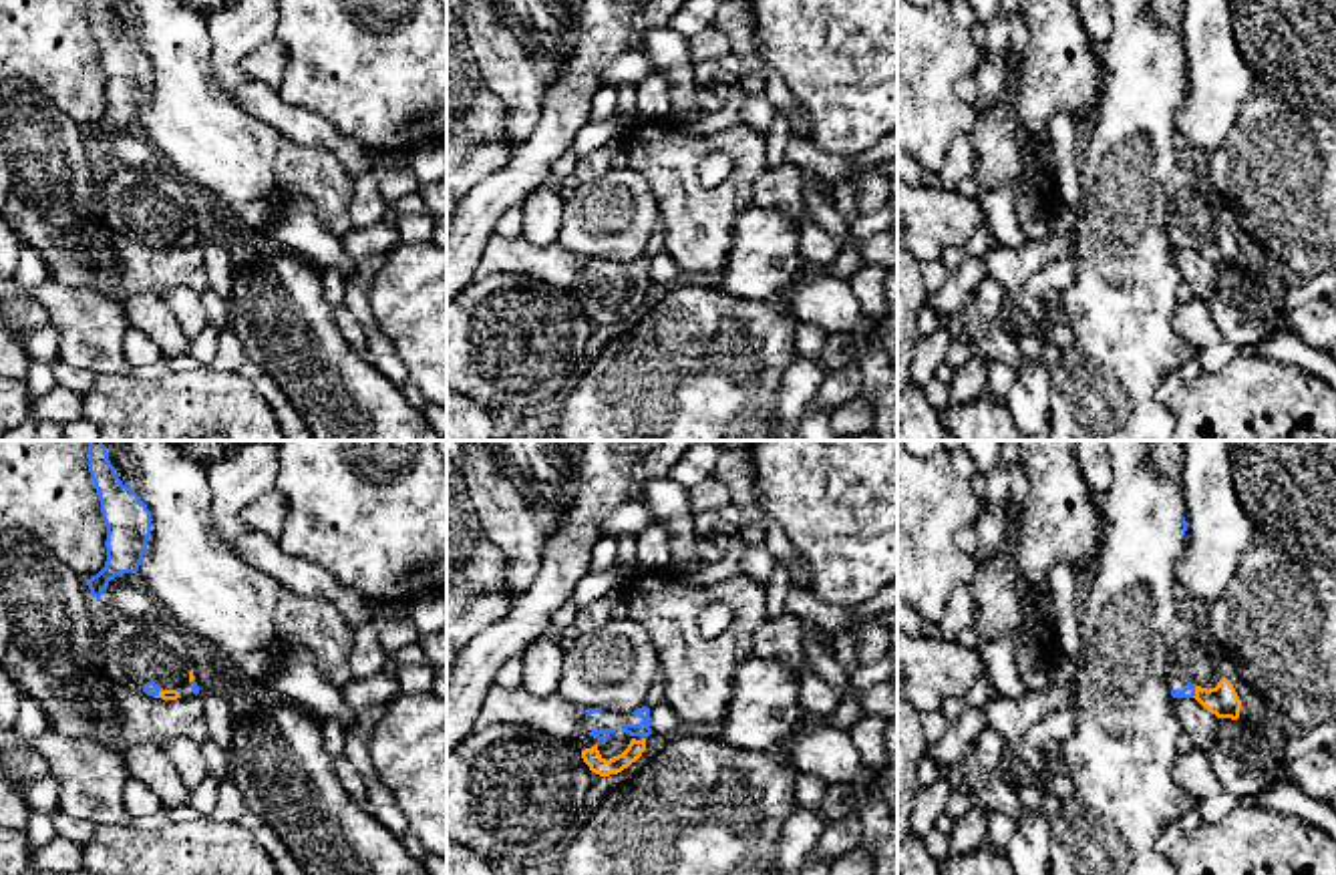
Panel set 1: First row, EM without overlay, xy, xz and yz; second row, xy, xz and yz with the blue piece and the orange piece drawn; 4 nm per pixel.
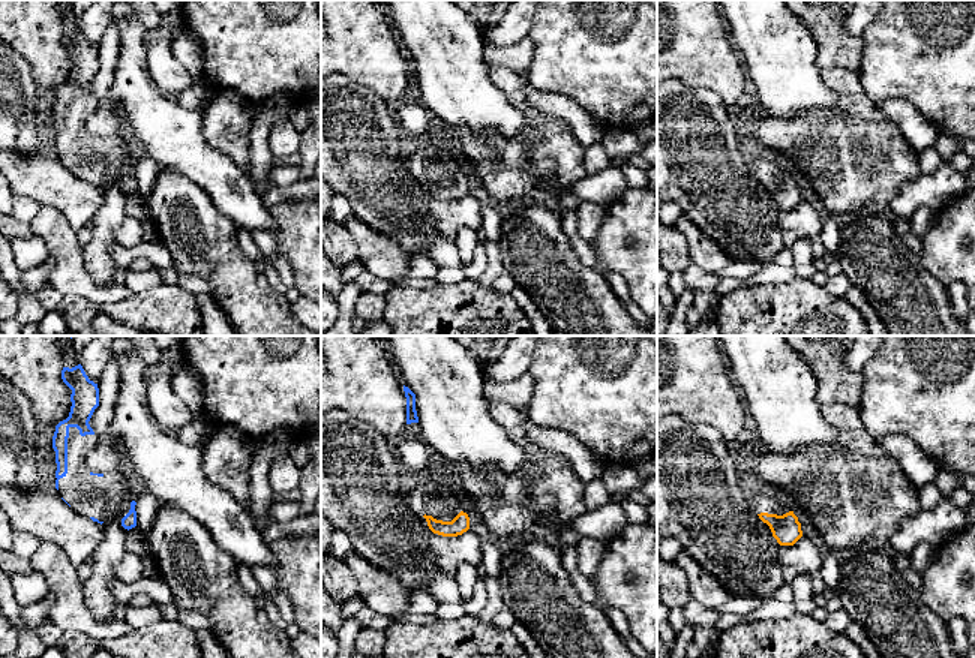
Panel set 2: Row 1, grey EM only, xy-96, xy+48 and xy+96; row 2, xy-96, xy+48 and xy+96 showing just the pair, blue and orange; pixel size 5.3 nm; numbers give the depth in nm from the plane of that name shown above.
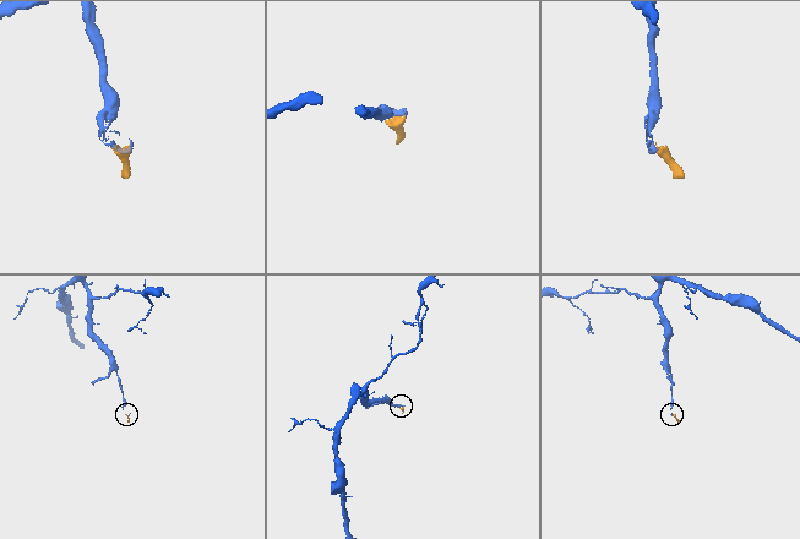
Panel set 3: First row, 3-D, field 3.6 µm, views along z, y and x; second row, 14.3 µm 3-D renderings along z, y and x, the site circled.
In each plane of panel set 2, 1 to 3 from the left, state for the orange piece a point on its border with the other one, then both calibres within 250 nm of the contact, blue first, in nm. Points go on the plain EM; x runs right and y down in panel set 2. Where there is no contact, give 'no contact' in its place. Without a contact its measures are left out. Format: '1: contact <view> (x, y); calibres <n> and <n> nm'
1: no contact
2: no contact
3: no contact

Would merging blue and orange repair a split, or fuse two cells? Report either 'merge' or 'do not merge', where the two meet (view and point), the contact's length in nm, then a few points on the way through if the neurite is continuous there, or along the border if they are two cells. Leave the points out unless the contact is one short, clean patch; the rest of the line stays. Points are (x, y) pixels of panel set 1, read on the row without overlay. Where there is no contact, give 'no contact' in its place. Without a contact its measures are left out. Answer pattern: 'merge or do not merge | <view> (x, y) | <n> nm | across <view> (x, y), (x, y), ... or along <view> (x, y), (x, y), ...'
merge | yz (1194, 242) | 50 nm | across yz (1190, 238), (1194, 242), (1222, 250)

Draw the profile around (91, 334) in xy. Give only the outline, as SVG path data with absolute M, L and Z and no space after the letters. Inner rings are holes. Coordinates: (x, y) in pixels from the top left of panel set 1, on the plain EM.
M48 280L32 298L48 312L58 330L58 358L74 368L101 374L127 374L131 364L123 354L123 336L129 330L119 320L123 308L97 290L66 288Z

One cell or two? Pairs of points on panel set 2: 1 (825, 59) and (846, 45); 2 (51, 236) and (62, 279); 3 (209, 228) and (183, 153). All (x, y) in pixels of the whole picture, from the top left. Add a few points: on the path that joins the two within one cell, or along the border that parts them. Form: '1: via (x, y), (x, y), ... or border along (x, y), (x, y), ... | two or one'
1: via (830, 54), (836, 48), (842, 48) | one
2: via (62, 246), (62, 269) | one
3: border along (162, 167), (194, 182), (218, 209) | two

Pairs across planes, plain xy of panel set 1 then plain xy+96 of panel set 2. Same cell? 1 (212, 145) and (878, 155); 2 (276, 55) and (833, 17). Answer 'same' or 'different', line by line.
1: different
2: same

